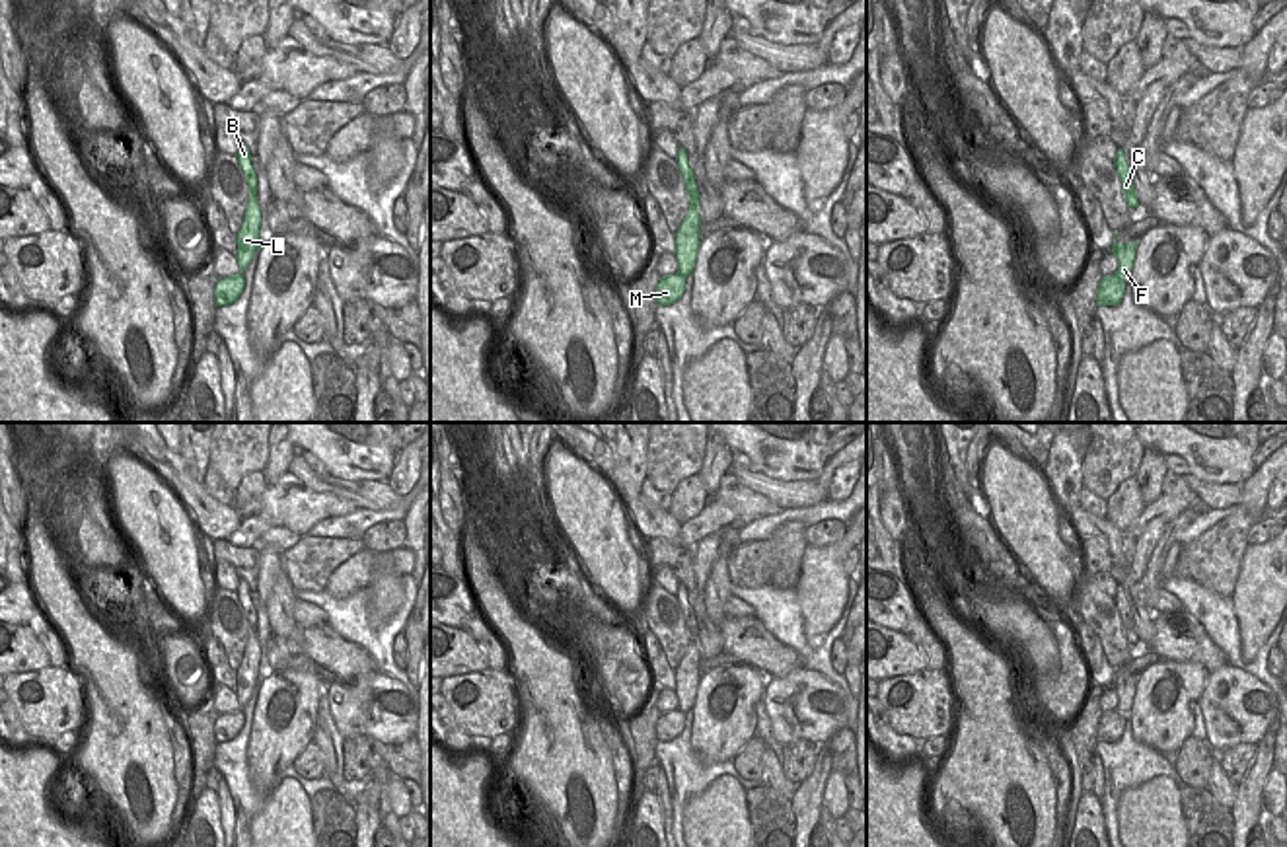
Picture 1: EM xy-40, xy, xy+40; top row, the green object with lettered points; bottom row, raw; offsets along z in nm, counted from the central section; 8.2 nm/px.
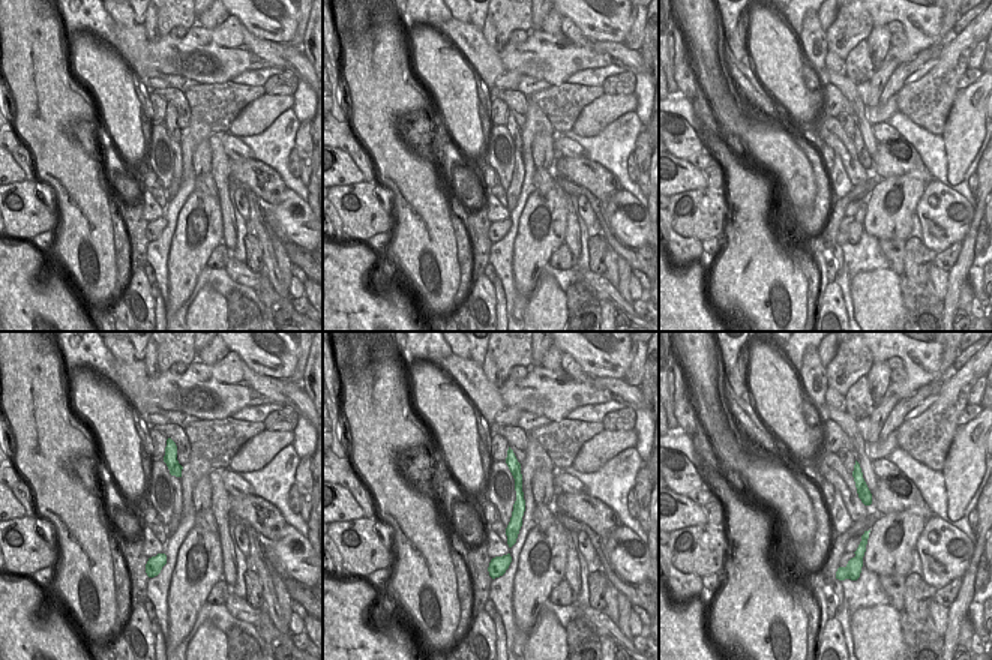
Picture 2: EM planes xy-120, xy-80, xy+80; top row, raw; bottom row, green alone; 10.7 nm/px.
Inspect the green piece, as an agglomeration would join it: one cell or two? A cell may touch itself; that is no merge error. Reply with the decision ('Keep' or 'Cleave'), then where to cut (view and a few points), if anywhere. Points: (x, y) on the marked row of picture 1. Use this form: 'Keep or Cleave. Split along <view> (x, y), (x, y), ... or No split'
Cleave. Split along xy-40 (252, 252), (242, 250), (238, 263).

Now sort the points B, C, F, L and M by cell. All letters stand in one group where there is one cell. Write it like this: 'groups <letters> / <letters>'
groups B C L / F M

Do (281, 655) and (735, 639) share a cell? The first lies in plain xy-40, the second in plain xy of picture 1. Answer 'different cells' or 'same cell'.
different cells

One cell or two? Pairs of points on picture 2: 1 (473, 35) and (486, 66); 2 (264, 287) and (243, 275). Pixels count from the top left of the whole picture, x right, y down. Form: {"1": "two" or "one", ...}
{"1": "one", "2": "one"}

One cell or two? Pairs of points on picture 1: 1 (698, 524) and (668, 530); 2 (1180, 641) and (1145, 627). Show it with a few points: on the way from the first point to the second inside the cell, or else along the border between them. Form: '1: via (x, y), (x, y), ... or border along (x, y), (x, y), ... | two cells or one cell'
1: border along (682, 524), (678, 544) | two cells
2: border along (1151, 616), (1153, 651) | two cells

